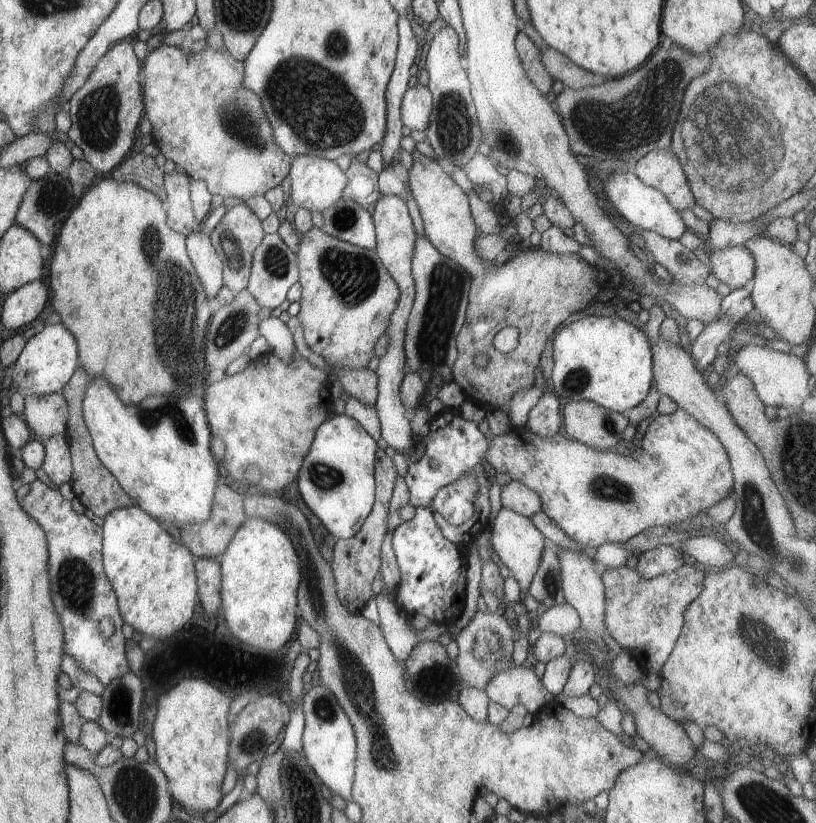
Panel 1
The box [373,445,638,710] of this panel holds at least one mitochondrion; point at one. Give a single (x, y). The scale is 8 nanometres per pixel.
(607, 489)

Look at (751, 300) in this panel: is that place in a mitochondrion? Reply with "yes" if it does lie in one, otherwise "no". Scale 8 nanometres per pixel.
no

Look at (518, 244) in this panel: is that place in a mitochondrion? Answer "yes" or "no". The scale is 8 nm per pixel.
no

